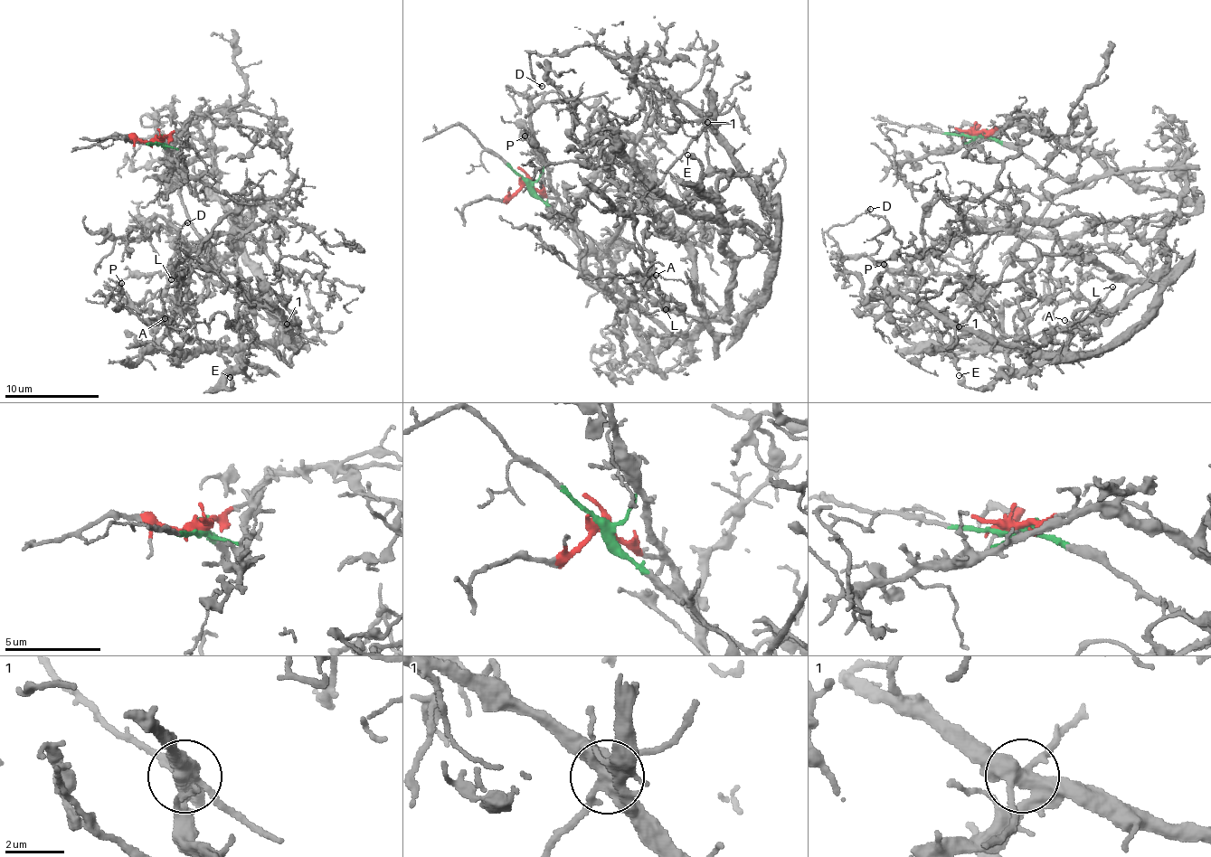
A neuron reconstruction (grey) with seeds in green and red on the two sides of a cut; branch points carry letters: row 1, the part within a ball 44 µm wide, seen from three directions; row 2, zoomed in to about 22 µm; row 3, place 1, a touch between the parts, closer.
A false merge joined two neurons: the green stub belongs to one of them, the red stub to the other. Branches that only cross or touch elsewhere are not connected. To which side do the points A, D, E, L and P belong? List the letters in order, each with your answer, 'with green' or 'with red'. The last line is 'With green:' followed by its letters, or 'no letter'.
A: with red
D: with red
E: with red
L: with red
P: with red
With green: no letter

